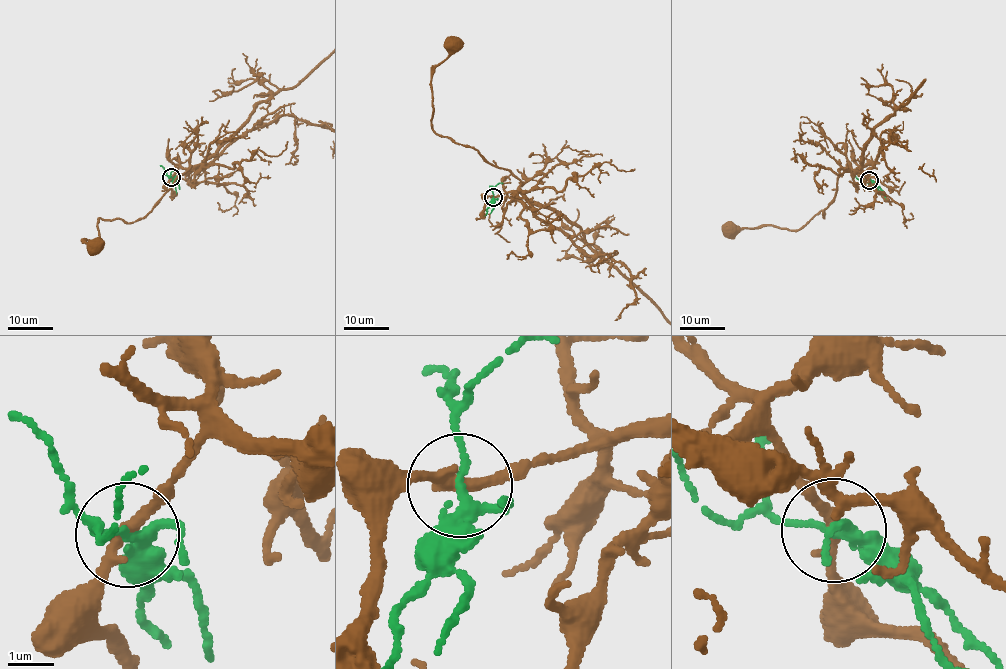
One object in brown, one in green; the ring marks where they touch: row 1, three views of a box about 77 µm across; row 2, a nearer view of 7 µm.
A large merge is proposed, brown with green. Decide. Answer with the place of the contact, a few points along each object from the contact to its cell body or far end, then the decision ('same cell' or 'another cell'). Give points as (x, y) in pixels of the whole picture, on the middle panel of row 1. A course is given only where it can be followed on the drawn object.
(493, 197) | brown via (493, 197), (514, 192), (519, 179), (469, 146), (436, 134), (430, 121), (432, 71), (450, 54), (452, 44) | green via (493, 197), (484, 216) | another cell

